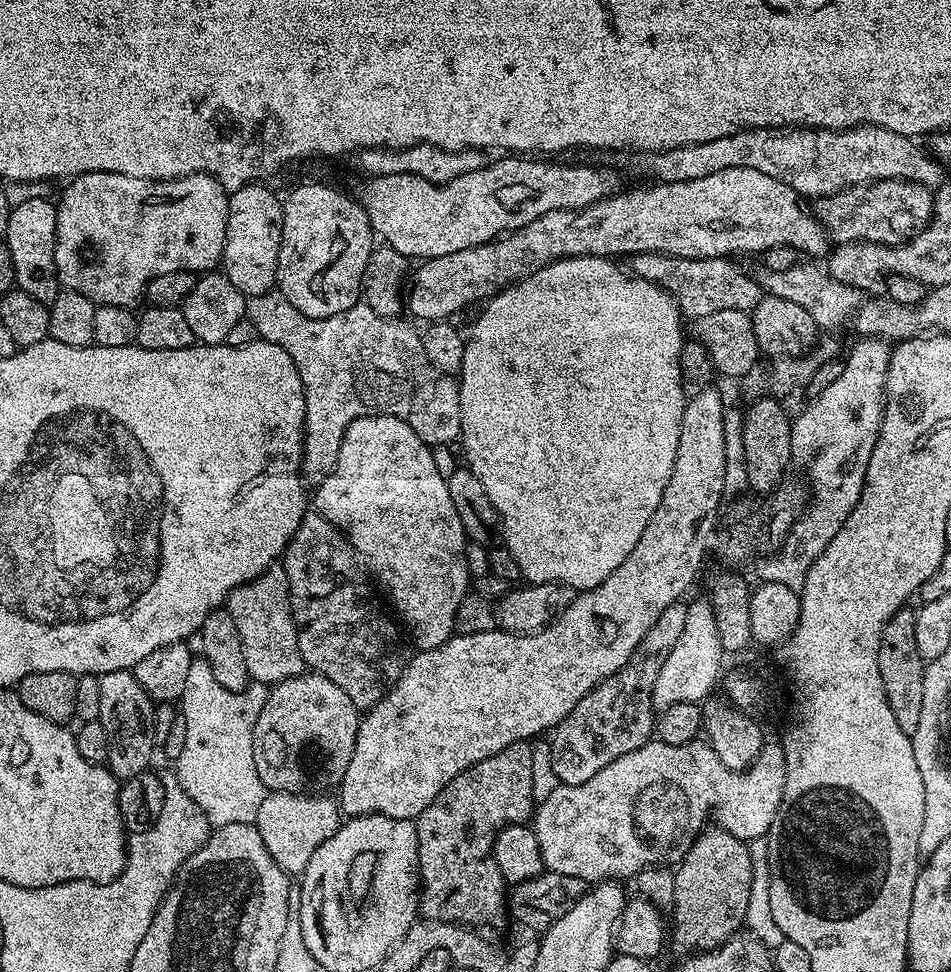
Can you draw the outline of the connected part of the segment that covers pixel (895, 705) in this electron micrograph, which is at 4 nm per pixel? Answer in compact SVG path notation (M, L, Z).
M901 610L894 614L894 618L890 618L890 622L886 622L882 638L878 642L878 674L882 678L886 702L890 704L890 711L894 714L894 722L898 722L898 726L902 726L902 730L909 734L916 731L918 718L921 717L923 674L926 665L914 642L915 621L915 611Z

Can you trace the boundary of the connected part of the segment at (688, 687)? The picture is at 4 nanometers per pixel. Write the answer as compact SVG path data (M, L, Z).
M707 599L691 601L688 604L686 614L686 627L682 629L682 635L678 637L678 642L674 645L674 650L666 658L666 663L662 665L662 671L654 682L654 694L652 695L652 707L657 713L666 710L666 706L675 706L678 702L690 702L700 704L705 701L712 693L712 687L717 687L718 681L722 676L722 669L726 653L722 650L722 642L718 642L718 622L714 622L714 610Z

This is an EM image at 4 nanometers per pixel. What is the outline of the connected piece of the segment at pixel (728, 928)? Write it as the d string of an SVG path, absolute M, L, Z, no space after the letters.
M719 826L709 827L697 836L690 850L675 867L674 874L674 902L670 909L670 938L671 941L673 938L674 946L680 952L679 955L684 956L716 948L741 931L753 877L753 866L750 864L750 854L745 841L734 838L732 834Z

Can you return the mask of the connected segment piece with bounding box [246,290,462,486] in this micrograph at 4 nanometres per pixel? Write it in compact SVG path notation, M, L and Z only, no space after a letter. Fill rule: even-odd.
M278 290L249 296L246 300L246 319L256 327L261 340L271 340L282 346L286 354L298 366L302 386L306 394L306 418L304 419L304 457L300 459L300 471L309 485L315 486L338 466L338 450L342 438L350 426L363 416L393 416L406 422L429 444L451 445L460 440L460 385L449 373L439 372L426 354L424 337L415 332L404 318L382 318L370 310L366 303L350 306L342 314L315 320L290 306Z

